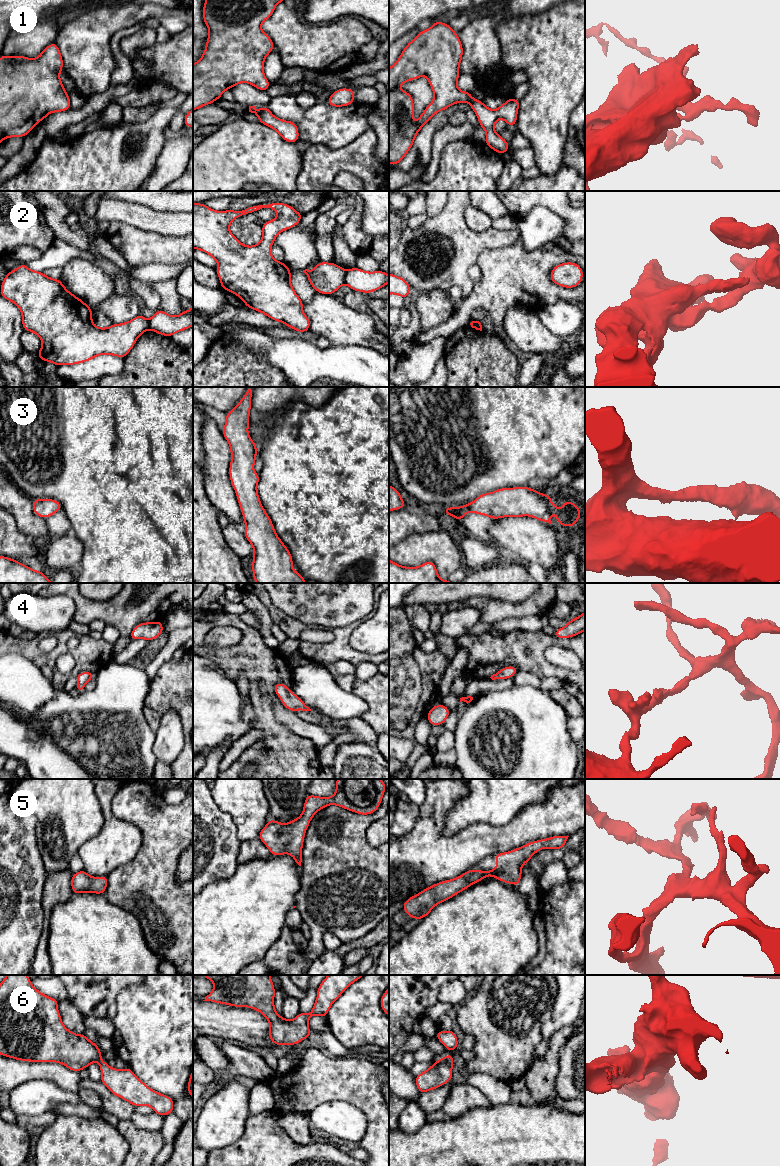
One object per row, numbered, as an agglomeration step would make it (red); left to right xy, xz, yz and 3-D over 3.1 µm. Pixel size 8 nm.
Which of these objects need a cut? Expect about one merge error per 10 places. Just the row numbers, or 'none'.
2

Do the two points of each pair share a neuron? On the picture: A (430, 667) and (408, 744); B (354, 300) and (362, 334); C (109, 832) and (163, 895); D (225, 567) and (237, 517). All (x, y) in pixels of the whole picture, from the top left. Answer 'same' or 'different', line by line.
A: different
B: different
C: different
D: different

